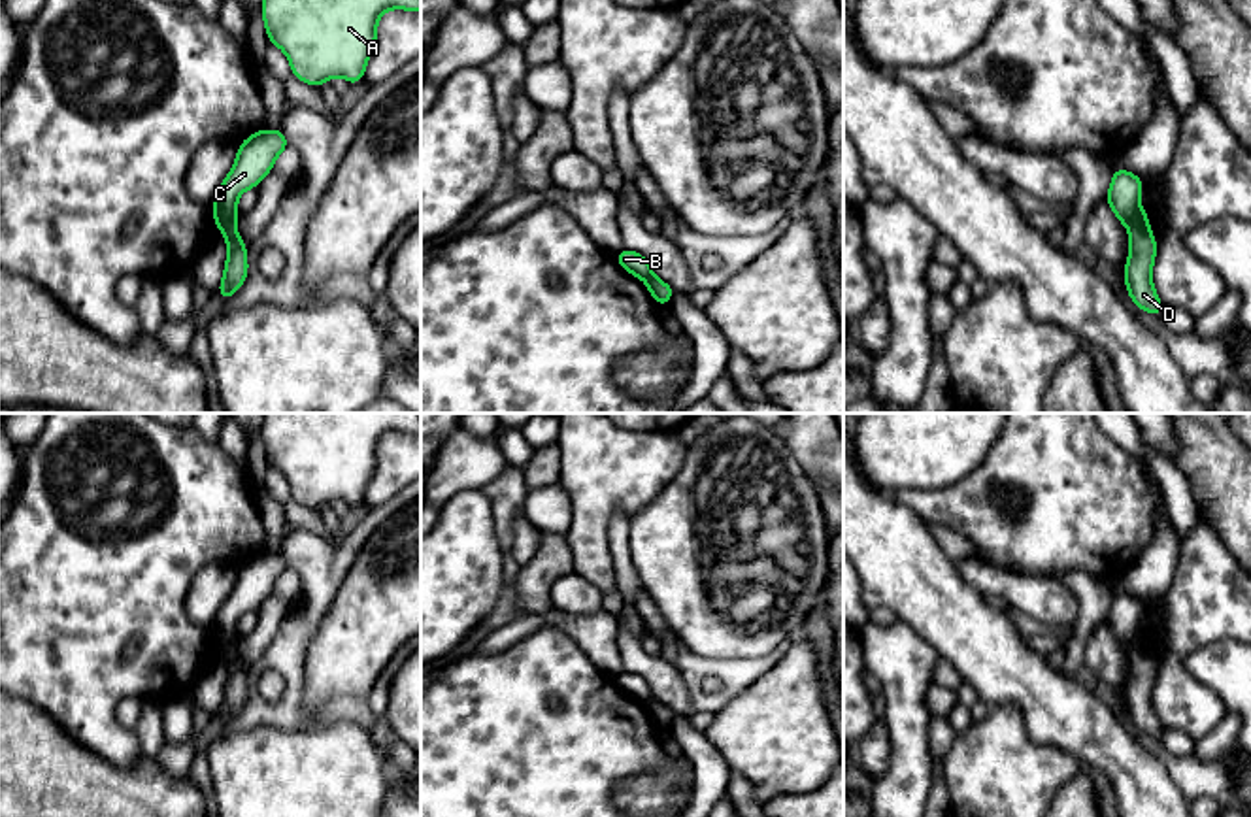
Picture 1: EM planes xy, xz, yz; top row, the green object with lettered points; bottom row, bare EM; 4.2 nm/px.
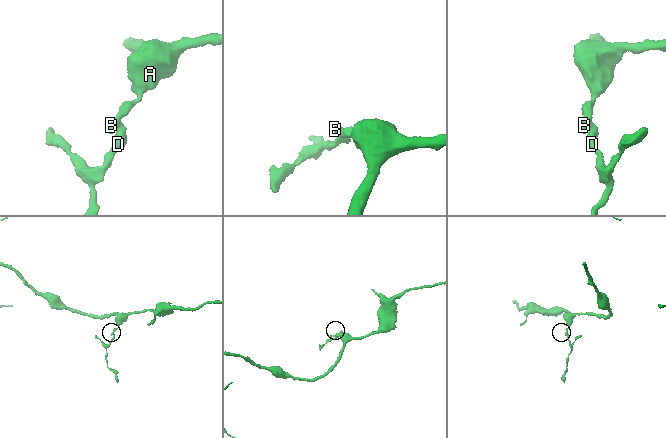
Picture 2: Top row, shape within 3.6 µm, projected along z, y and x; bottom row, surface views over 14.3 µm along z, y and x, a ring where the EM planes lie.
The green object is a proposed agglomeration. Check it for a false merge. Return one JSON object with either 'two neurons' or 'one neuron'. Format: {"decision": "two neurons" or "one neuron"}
{"decision": "two neurons"}

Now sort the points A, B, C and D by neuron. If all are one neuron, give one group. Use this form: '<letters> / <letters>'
A B C / D

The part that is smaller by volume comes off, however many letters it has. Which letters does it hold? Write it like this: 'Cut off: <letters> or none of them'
Cut off: D

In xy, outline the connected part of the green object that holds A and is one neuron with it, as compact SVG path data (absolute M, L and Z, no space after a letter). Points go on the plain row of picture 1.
M264 413L260 428L268 464L287 477L291 498L315 511L336 498L364 504L377 443L389 432L421 434L421 413Z

